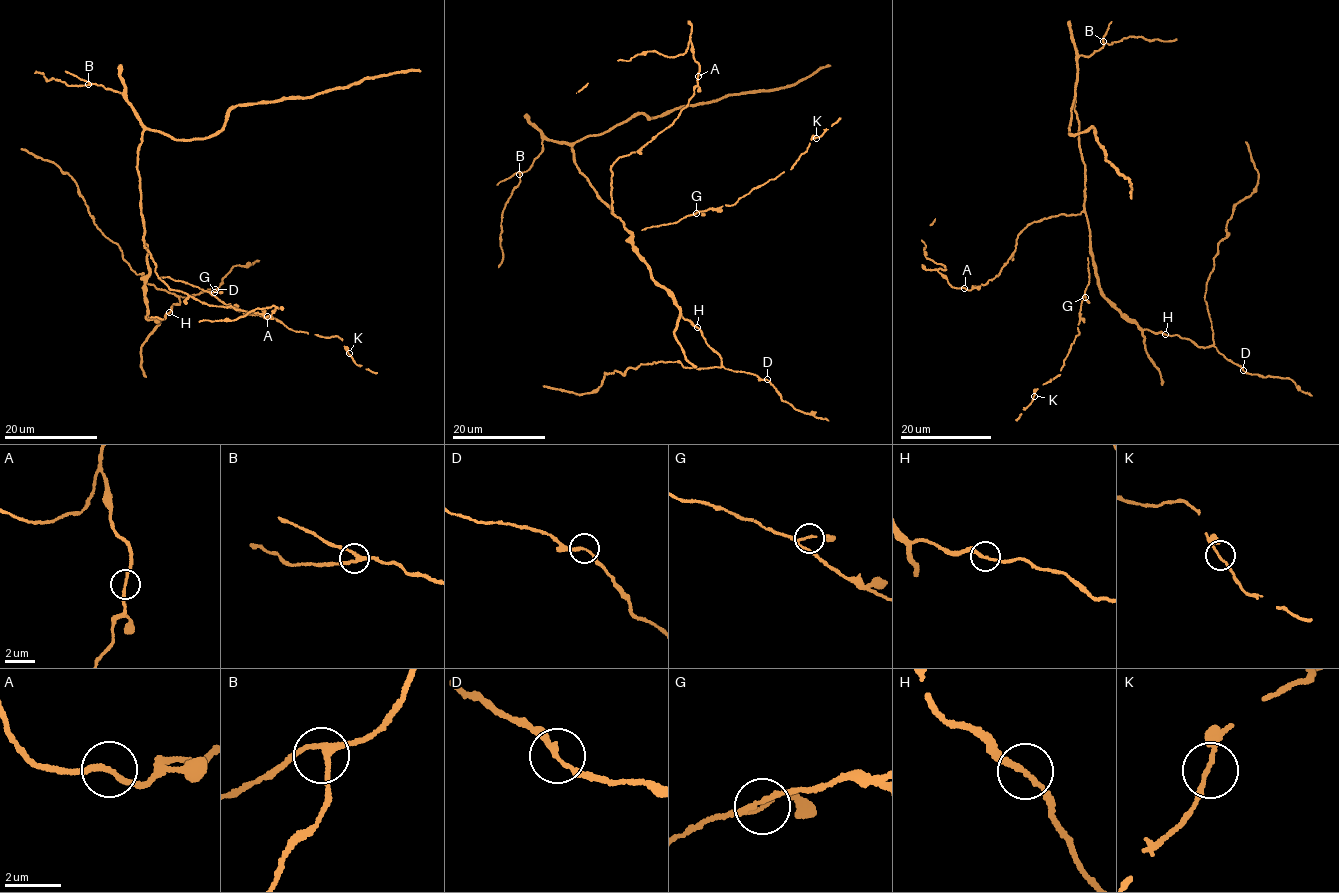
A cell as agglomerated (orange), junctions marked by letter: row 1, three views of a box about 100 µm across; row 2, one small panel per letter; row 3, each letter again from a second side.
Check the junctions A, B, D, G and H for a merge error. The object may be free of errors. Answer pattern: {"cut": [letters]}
{"cut": []}

